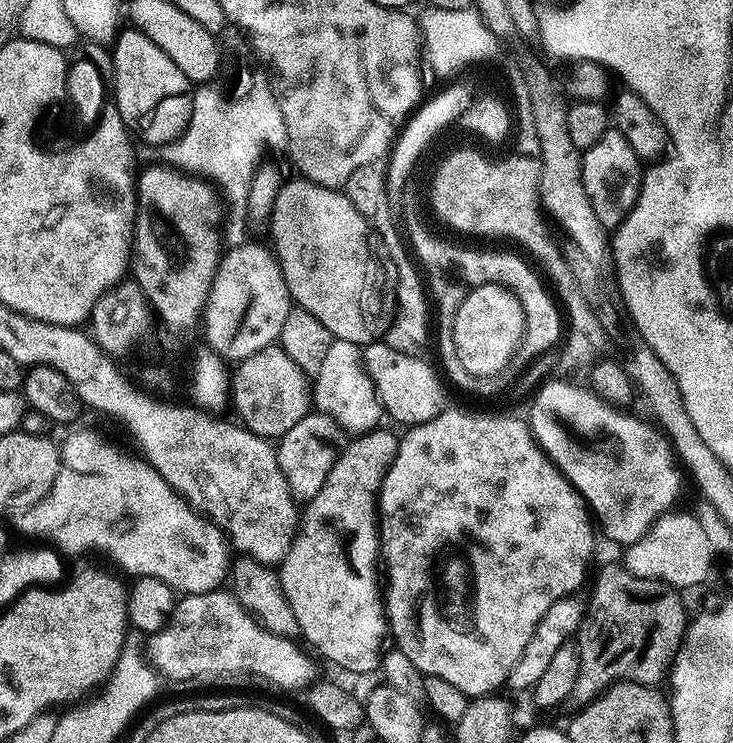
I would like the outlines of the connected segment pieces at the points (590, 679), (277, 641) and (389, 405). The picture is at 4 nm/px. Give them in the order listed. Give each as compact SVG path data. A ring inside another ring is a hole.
M623 563L608 564L596 576L596 585L592 588L592 597L586 600L584 621L580 623L580 631L574 637L574 643L580 649L580 670L576 683L575 699L586 705L605 692L612 684L621 680L638 682L639 684L659 685L660 679L669 675L672 659L680 644L684 641L684 632L690 623L690 611L684 605L679 591L671 584L663 584L661 580L642 578L634 574Z
M217 590L214 592L207 592L206 594L194 594L193 596L184 594L179 597L176 610L172 615L172 619L168 621L168 624L162 631L155 633L151 637L152 650L154 652L155 665L159 668L159 671L163 673L165 677L169 676L172 680L192 680L195 676L220 676L223 672L253 672L256 676L265 676L272 684L277 684L280 688L301 688L301 690L307 689L310 684L313 683L316 675L316 668L312 665L312 660L299 648L298 644L293 639L286 637L278 637L276 634L271 633L263 625L257 623L256 617L247 611L236 599L235 595L231 591L224 592L225 590Z
M373 342L363 345L364 368L376 387L380 399L381 409L392 420L397 420L403 426L430 422L439 412L446 407L444 401L444 384L441 373L431 368L424 361L423 355L411 356L402 354L402 350L394 350L383 342ZM440 376L441 380L440 381Z

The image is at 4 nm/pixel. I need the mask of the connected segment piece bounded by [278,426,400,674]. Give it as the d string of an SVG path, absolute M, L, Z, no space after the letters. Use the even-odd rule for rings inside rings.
M377 426L370 432L357 435L355 439L344 448L344 453L336 457L336 465L330 470L326 486L323 487L322 491L318 492L313 500L307 501L306 508L308 508L308 510L304 510L302 514L302 531L297 535L296 539L293 540L292 549L288 552L288 559L283 561L278 568L285 598L289 600L290 607L294 610L294 617L298 620L300 636L303 637L303 639L308 639L330 663L337 664L340 668L345 668L345 670L351 672L351 674L379 669L382 659L382 649L385 647L384 636L386 640L386 613L382 599L382 584L381 581L380 584L376 581L376 568L378 572L378 557L380 556L378 497L382 482L386 478L386 474L390 470L390 466L394 462L394 458L400 449L400 436L384 427L385 426Z

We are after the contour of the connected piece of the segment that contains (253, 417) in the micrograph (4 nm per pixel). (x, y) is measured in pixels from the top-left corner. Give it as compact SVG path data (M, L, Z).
M279 346L258 350L258 354L250 354L250 358L239 361L235 368L230 376L230 404L233 409L236 407L240 415L239 423L243 427L265 438L279 438L308 415L309 377L298 366L294 366L294 362L290 362L290 354L286 354Z

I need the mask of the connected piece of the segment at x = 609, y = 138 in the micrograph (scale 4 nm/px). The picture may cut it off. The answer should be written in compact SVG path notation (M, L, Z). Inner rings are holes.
M610 130L602 134L602 138L594 142L594 146L583 149L581 181L585 184L585 192L598 216L598 222L602 222L604 228L615 230L627 218L632 207L636 205L641 179L641 158L634 150L634 146L630 146L630 142L622 138L620 132Z

